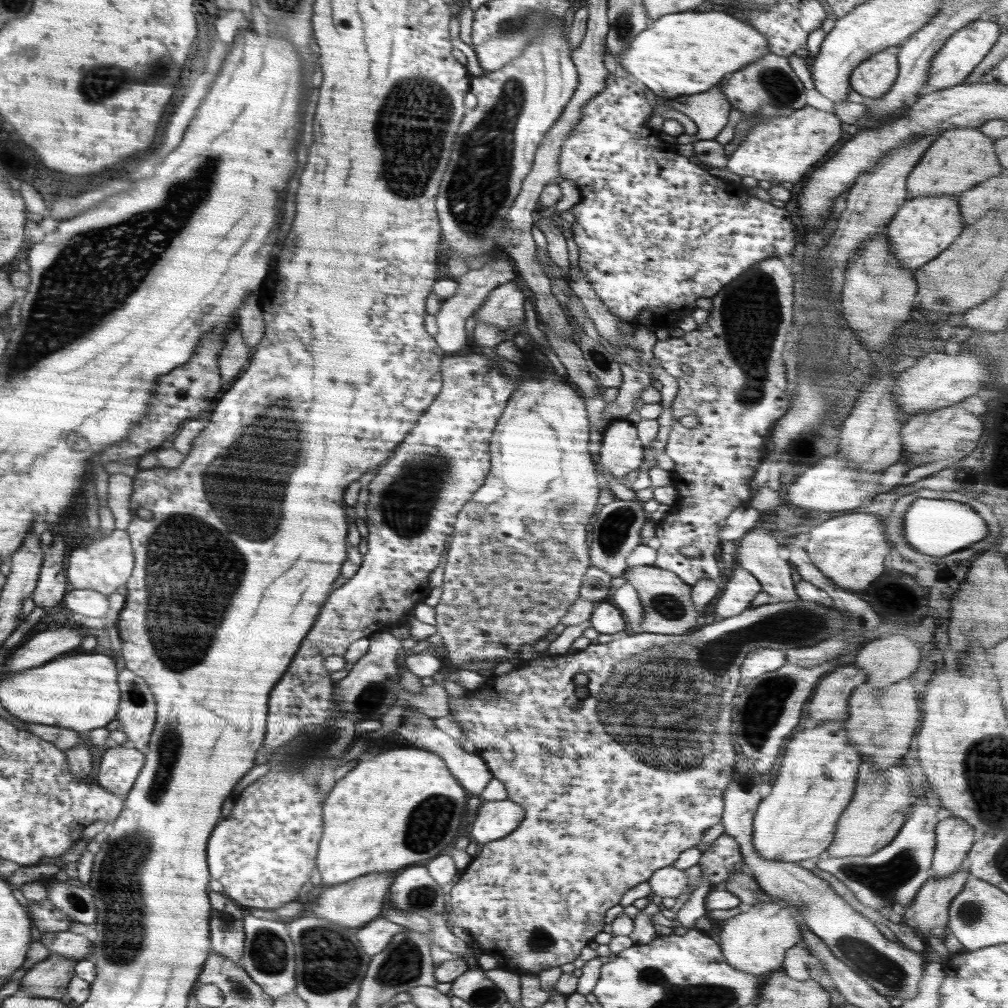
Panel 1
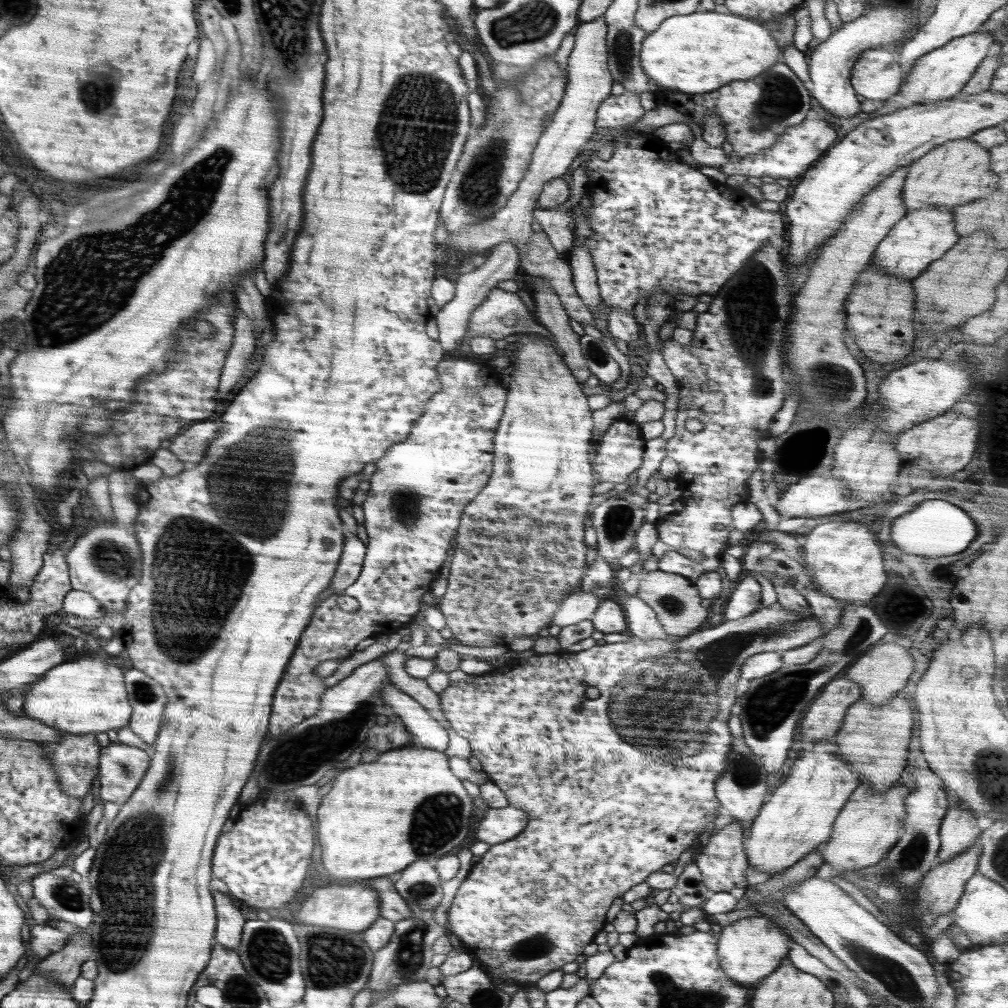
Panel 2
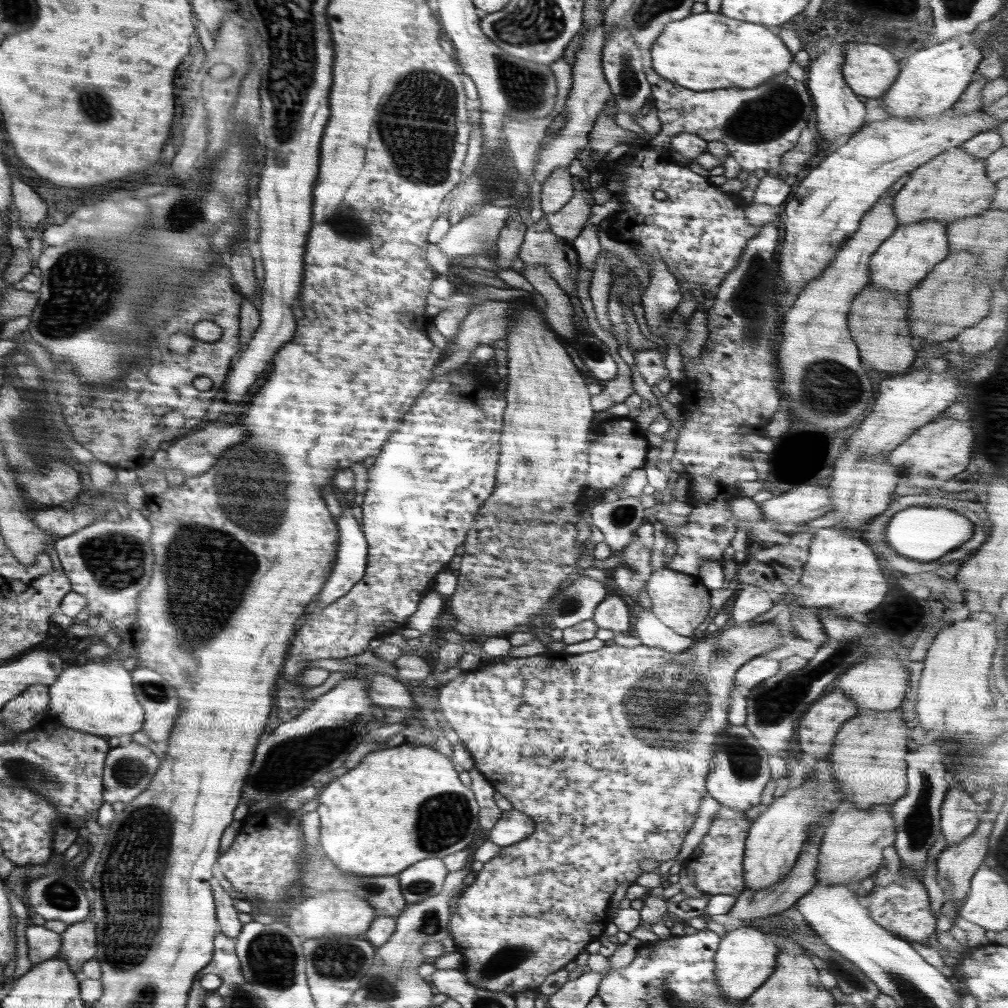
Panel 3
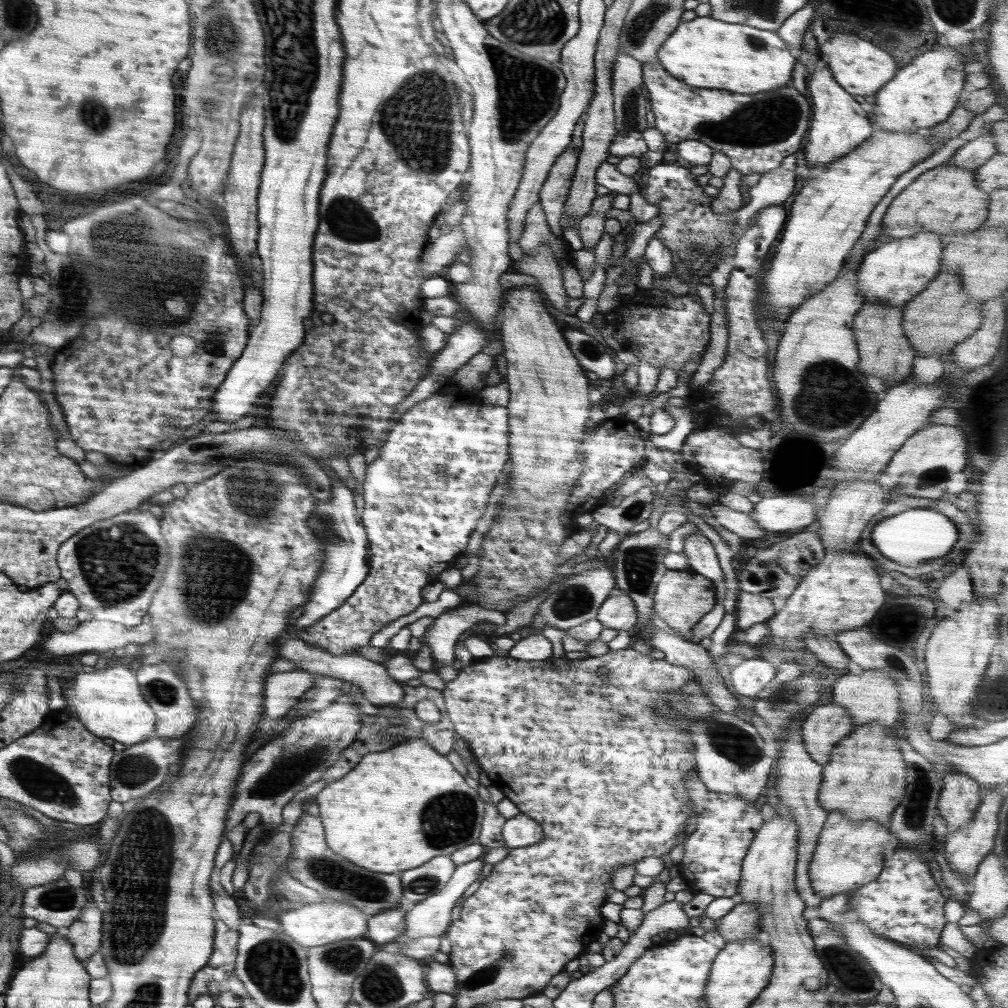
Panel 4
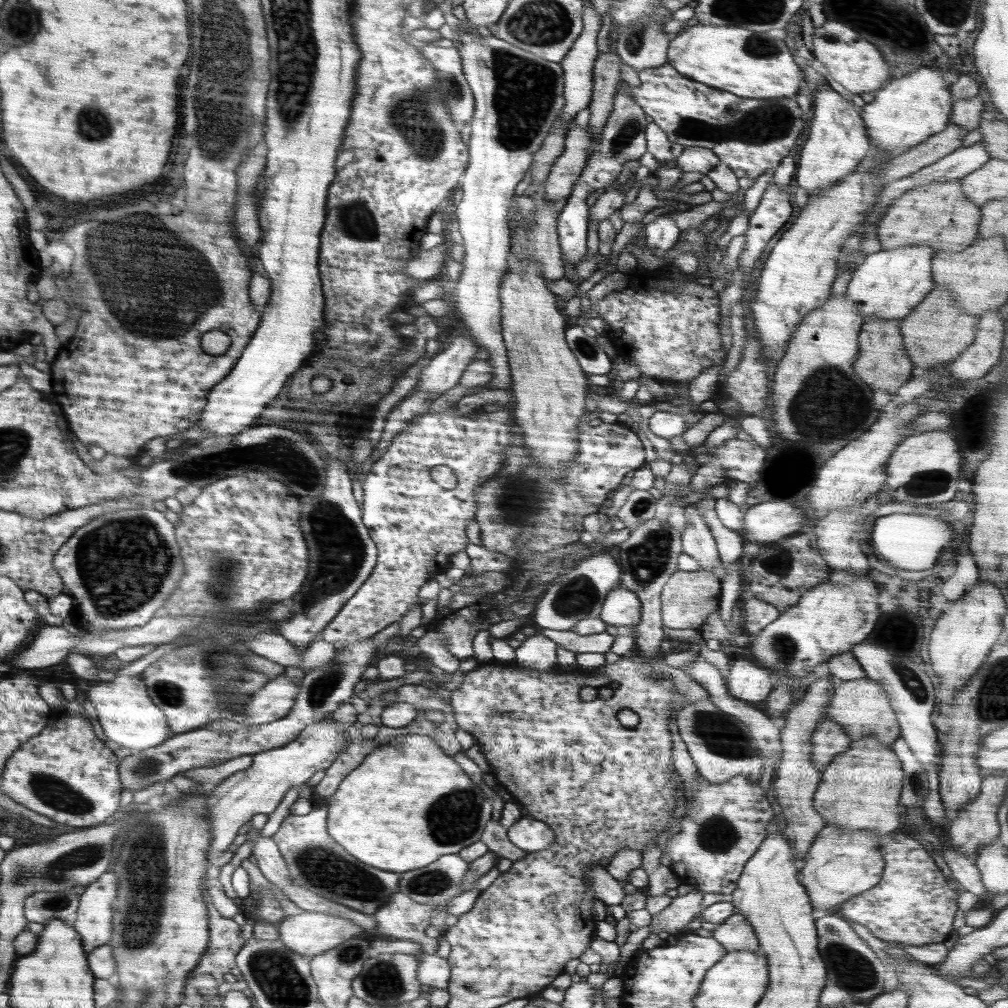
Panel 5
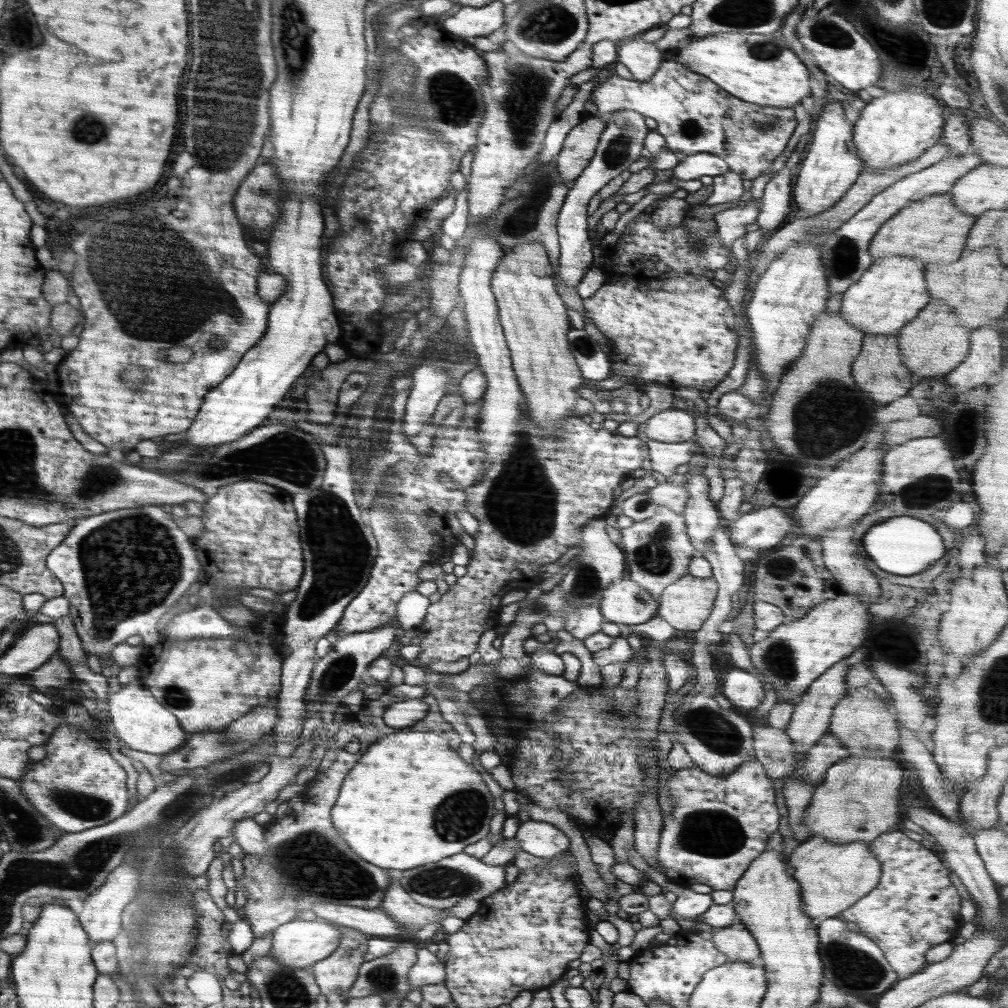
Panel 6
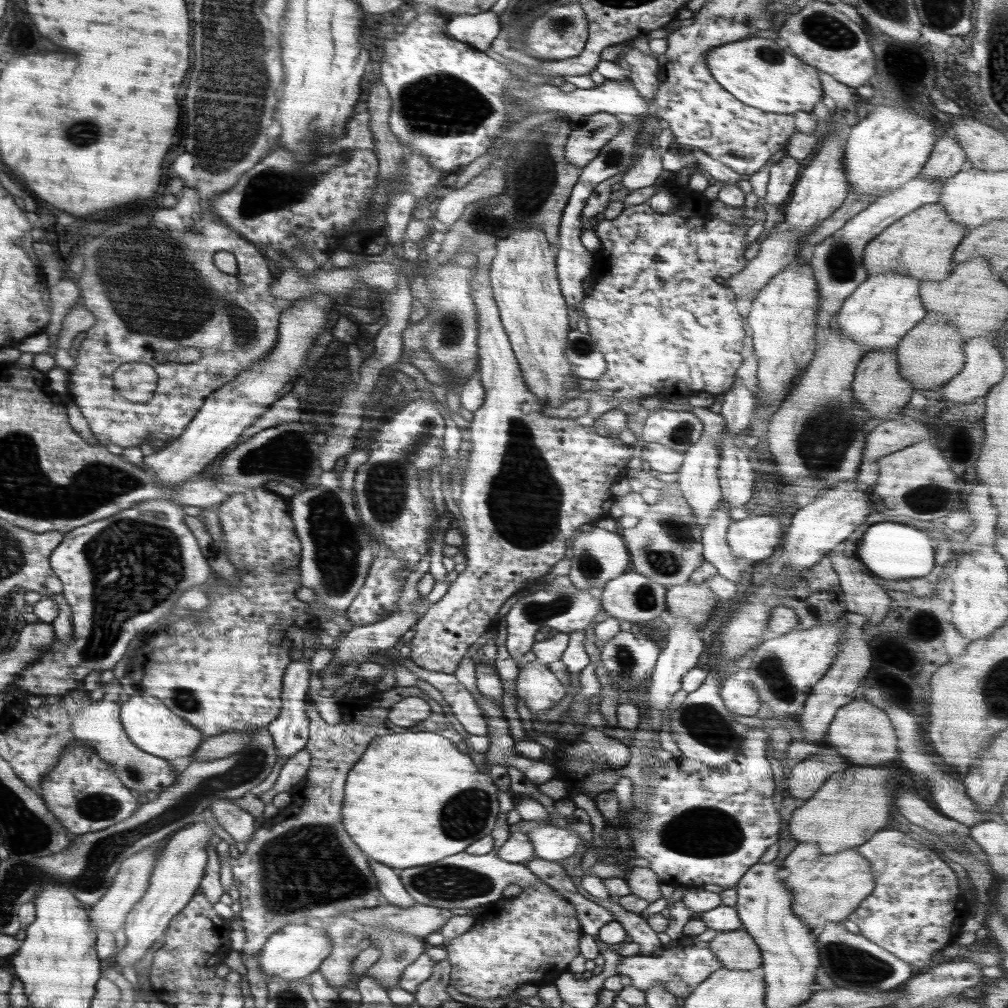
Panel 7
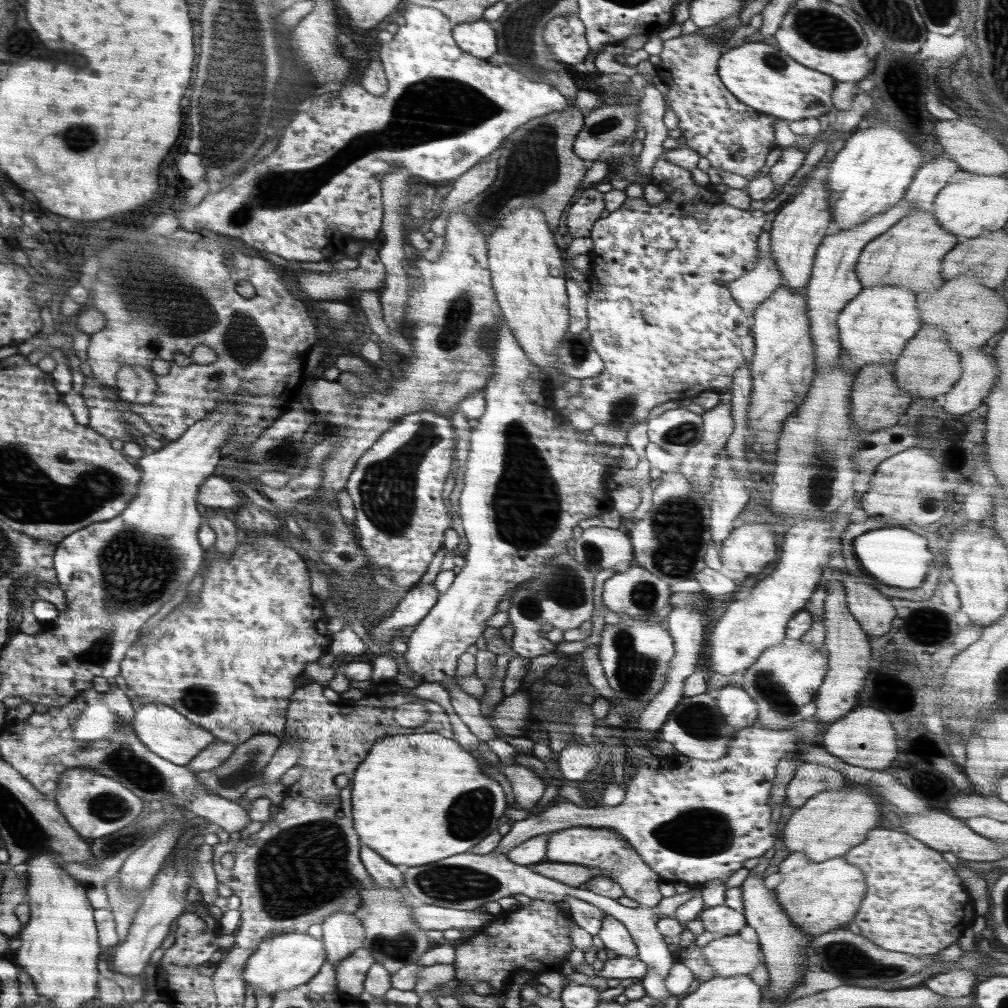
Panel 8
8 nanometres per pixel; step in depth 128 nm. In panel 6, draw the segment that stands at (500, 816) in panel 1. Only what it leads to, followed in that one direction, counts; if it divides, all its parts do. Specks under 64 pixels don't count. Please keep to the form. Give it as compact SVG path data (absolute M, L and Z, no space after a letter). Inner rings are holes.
M531 819L520 824L514 838L521 850L540 858L550 859L569 850L569 838L557 826Z

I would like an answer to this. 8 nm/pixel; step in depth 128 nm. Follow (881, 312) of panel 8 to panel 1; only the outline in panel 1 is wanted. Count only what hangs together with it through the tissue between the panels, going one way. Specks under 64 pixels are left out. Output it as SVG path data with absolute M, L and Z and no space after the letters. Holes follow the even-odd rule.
M948 195L908 199L886 228L891 252L898 258L904 269L914 272L926 262L930 262L932 258L936 258L942 250L946 250L962 232L958 198Z

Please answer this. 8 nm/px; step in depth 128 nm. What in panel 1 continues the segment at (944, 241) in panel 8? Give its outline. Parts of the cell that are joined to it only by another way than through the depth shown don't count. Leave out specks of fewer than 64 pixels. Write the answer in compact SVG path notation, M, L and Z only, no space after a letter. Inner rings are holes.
M954 127L940 134L910 171L905 182L906 196L914 199L936 194L962 194L1003 171L994 150L994 138L982 134L979 128Z

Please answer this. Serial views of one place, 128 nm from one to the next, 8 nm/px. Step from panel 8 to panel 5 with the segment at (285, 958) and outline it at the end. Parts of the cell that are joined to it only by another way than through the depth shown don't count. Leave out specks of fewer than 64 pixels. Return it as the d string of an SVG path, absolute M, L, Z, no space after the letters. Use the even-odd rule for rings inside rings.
M308 912L286 916L276 925L279 930L279 939L290 950L296 952L296 955L314 958L321 956L323 952L342 944L353 936L366 934L366 931L355 922L342 918L337 914L322 914L321 912Z

